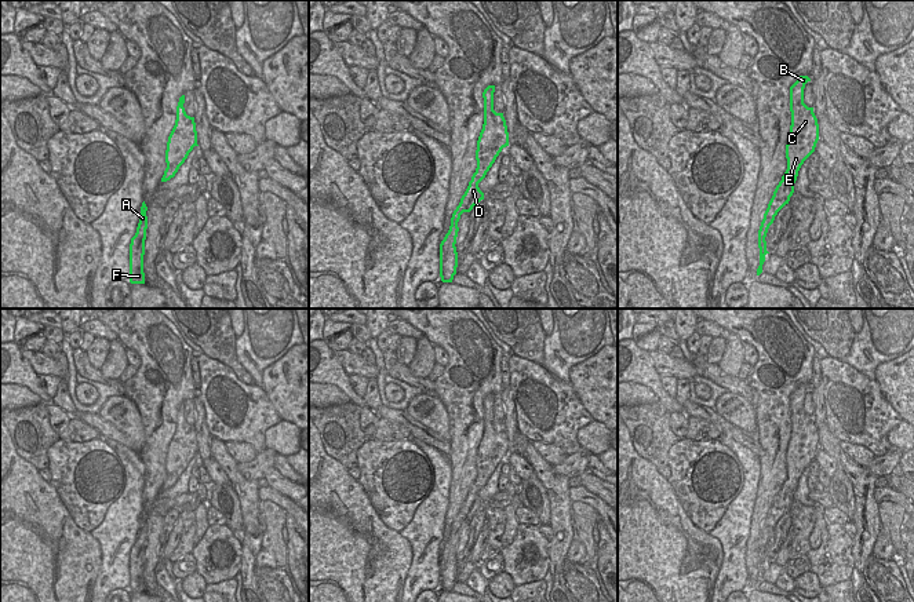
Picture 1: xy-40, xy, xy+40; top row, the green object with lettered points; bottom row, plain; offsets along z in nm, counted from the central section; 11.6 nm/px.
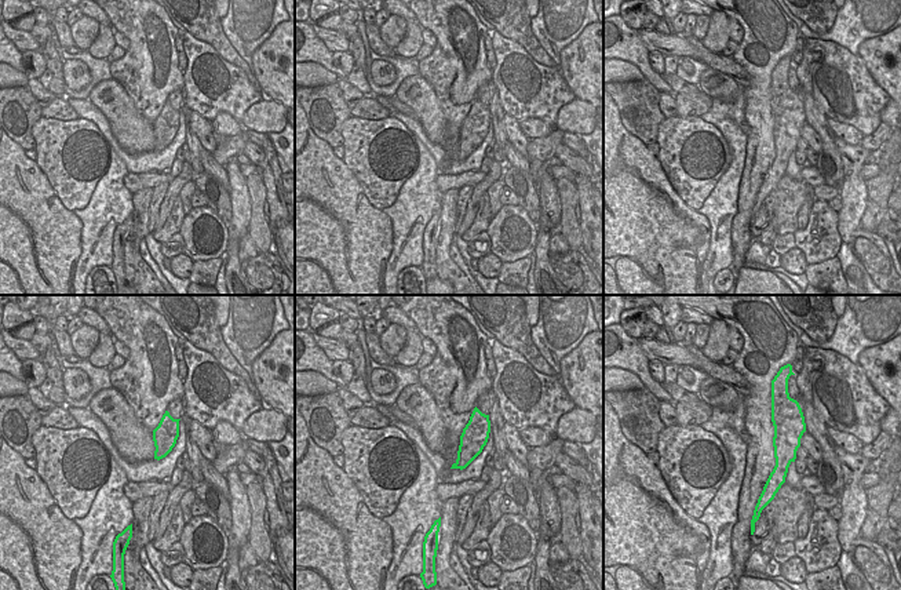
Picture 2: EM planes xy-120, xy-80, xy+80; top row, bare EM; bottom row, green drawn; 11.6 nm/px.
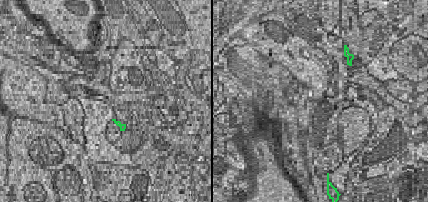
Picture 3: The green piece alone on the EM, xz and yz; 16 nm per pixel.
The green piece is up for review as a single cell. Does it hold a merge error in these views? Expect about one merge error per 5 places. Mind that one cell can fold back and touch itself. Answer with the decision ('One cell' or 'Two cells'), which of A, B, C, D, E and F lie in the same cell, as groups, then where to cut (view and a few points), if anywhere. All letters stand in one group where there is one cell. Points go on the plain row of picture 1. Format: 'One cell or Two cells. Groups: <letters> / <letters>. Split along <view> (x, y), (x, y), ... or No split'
One cell. Groups: A B C D E F. No split.

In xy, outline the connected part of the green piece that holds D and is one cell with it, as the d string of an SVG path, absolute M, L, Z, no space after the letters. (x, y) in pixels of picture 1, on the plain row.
M488 394L483 401L484 433L477 449L477 477L452 522L449 539L440 552L440 585L443 591L452 591L456 583L458 561L455 552L460 523L470 521L477 511L484 508L484 501L480 499L478 492L485 486L502 457L509 455L509 441L503 422L494 419L494 401L495 394Z

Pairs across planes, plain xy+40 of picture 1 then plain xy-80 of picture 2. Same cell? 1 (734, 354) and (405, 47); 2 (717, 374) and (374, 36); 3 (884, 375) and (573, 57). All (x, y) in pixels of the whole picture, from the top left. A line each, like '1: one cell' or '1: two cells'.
1: one cell
2: one cell
3: one cell

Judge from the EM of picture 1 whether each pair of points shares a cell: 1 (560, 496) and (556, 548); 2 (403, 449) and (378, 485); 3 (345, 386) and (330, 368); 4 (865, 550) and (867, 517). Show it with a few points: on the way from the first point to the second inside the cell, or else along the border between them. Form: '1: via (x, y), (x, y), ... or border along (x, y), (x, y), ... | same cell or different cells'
1: via (560, 509), (560, 536) | same cell
2: via (399, 458), (399, 464), (388, 475) | same cell
3: via (342, 382), (332, 372) | same cell
4: via (866, 542), (867, 525) | same cell

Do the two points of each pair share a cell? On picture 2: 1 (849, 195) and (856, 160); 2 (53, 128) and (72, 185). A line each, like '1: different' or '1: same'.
1: same
2: same

